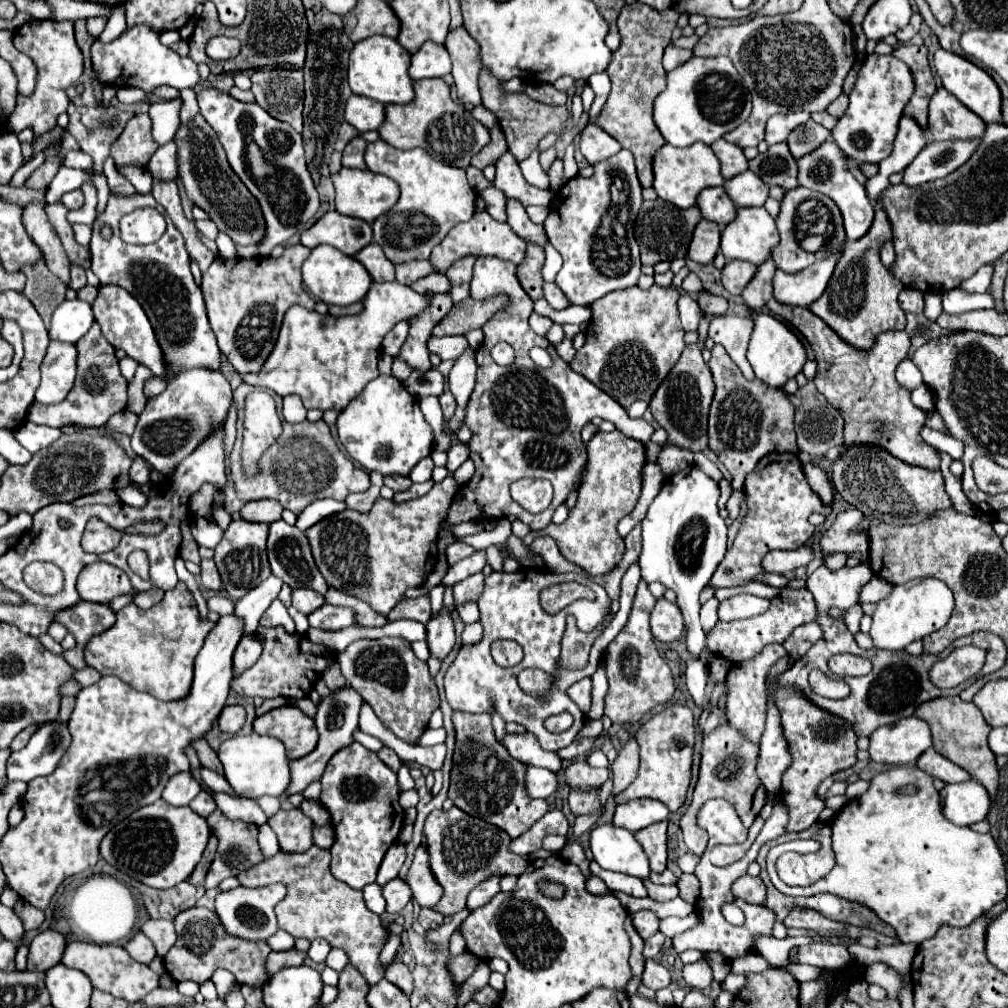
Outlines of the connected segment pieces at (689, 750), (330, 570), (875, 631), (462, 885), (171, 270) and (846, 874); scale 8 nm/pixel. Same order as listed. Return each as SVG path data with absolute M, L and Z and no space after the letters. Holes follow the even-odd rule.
M667 706L665 710L647 718L637 732L641 746L641 764L637 778L631 786L614 797L617 804L629 802L635 798L657 798L671 812L677 812L685 800L691 784L691 764L693 764L693 746L695 746L695 718L687 706Z
M449 474L443 482L435 484L423 498L417 498L413 502L405 504L395 504L393 500L377 498L373 504L373 510L369 514L359 514L353 510L343 510L339 514L331 514L323 518L321 522L313 524L305 534L311 542L313 558L317 562L317 568L325 576L327 584L349 592L365 602L369 602L377 612L387 614L391 608L399 604L403 598L405 590L421 586L425 580L425 574L431 572L435 564L435 544L437 544L437 534L439 534L439 522L447 516L447 510L453 502L457 490L455 478Z
M919 578L901 586L893 586L891 594L877 602L877 610L873 612L873 624L869 636L875 648L881 650L903 650L913 640L921 640L927 634L943 628L953 612L953 592L947 584L937 578Z
M453 806L451 810L431 812L425 822L423 834L427 838L427 848L431 854L433 874L443 886L443 898L433 910L441 912L443 916L453 916L455 912L461 912L465 908L467 894L489 876L519 876L531 862L529 856L517 856L509 850L511 838L507 832L485 820L465 814L457 806Z
M135 194L131 198L117 198L111 196L105 212L96 217L93 222L93 240L91 240L91 270L97 274L101 284L119 284L121 288L129 290L147 312L151 326L155 330L157 342L163 350L163 360L167 366L165 380L181 374L189 368L205 368L205 370L219 370L221 368L221 352L215 340L215 334L209 326L205 302L201 296L199 286L193 280L189 270L189 256L185 248L185 240L175 224L169 220L167 212L155 202L151 194ZM137 208L155 208L167 220L165 234L147 245L127 244L119 238L119 220L137 210ZM107 224L111 228L111 236L103 238L101 227Z
M915 764L895 766L871 778L869 788L859 796L849 800L831 820L833 830L833 852L835 866L821 880L809 886L789 886L777 876L775 862L785 852L811 854L821 848L817 840L793 840L779 844L769 850L767 856L767 872L773 886L789 896L813 896L819 892L829 892L849 902L857 902L873 910L885 924L897 930L897 938L901 942L921 944L927 938L933 938L939 926L969 926L987 910L991 910L997 902L1007 896L1007 870L1005 860L991 838L991 834L973 832L969 826L955 826L941 812L939 792L933 786L933 776L919 770ZM903 786L915 786L915 794L899 794Z

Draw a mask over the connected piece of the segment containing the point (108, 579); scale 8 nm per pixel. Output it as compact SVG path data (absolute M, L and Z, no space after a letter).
M107 562L85 566L77 580L77 590L81 592L83 600L91 600L97 604L107 604L115 596L137 594L131 586L129 576L121 568Z

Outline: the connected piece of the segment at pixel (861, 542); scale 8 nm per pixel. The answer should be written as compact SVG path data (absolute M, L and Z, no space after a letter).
M849 508L837 514L835 522L831 524L831 528L827 528L821 536L821 552L827 558L833 552L867 552L869 550L869 542L865 540L865 536L861 534L851 534L853 528L857 528L857 524L861 522L863 512L857 508Z

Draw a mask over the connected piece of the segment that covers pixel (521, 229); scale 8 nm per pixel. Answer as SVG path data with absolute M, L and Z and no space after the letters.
M509 200L507 204L507 224L513 228L513 232L523 238L525 242L539 242L543 236L543 226L537 226L529 220L525 208L517 204L517 200Z

